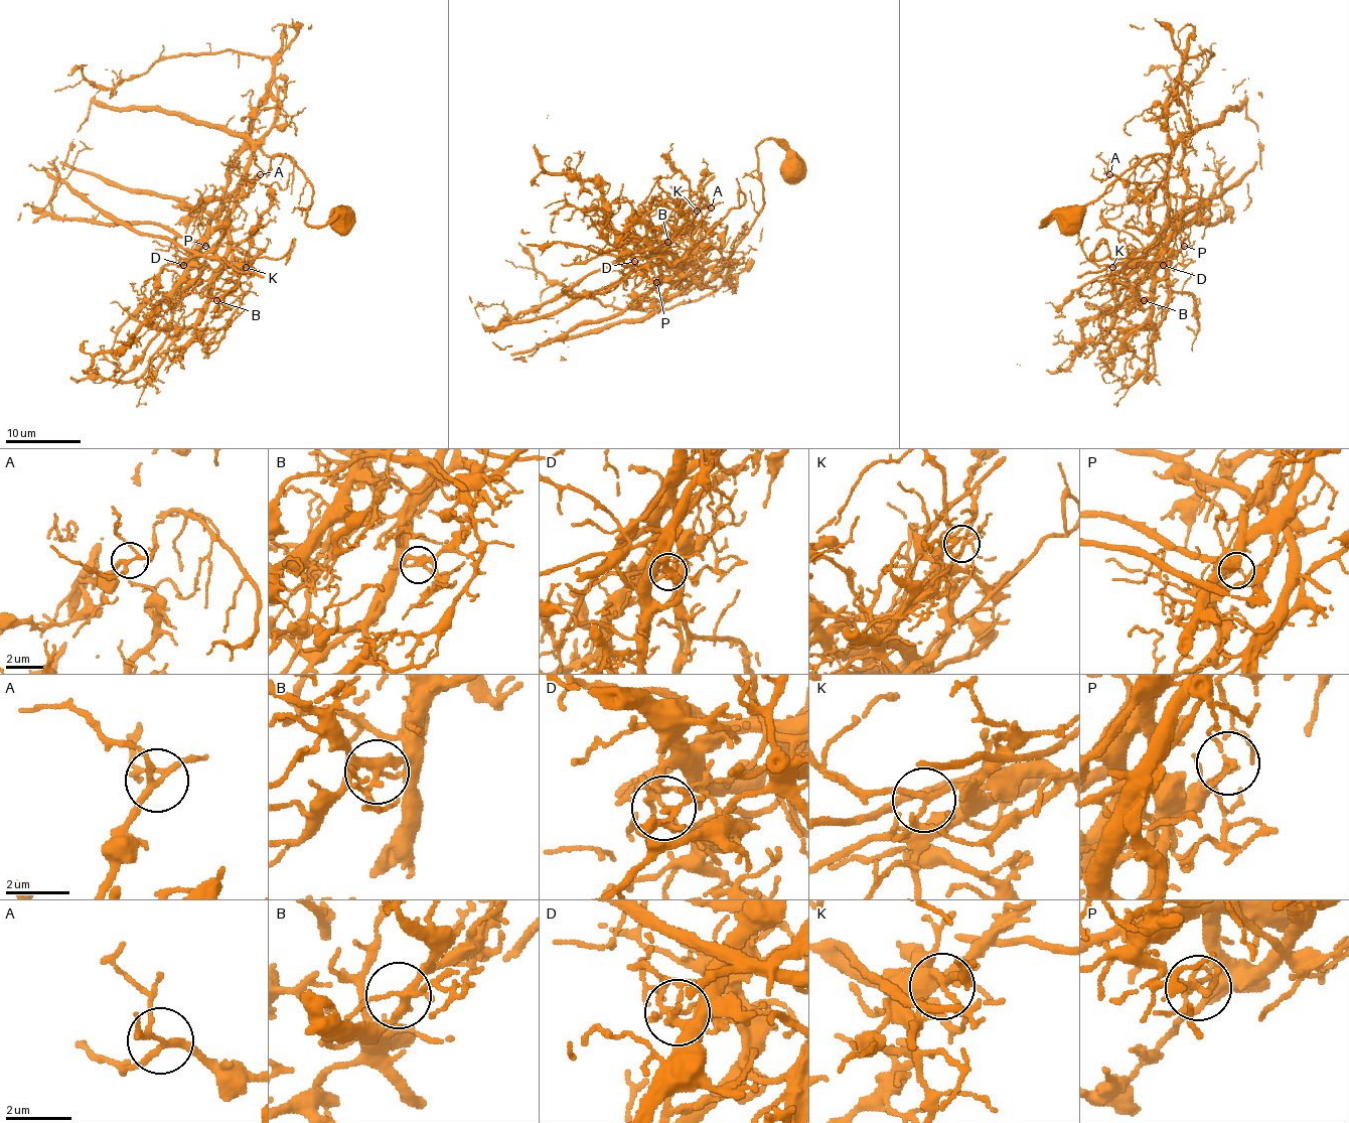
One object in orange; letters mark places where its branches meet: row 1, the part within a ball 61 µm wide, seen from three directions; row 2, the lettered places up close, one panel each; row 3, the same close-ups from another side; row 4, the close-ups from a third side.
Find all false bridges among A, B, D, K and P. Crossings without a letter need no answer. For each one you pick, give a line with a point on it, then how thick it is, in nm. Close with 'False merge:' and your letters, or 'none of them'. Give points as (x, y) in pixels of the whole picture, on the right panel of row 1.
D: (1163, 265) | 110 nm
K: (1112, 267) | 160 nm
P: (1184, 246) | 120 nm
False merge: D, K, P

